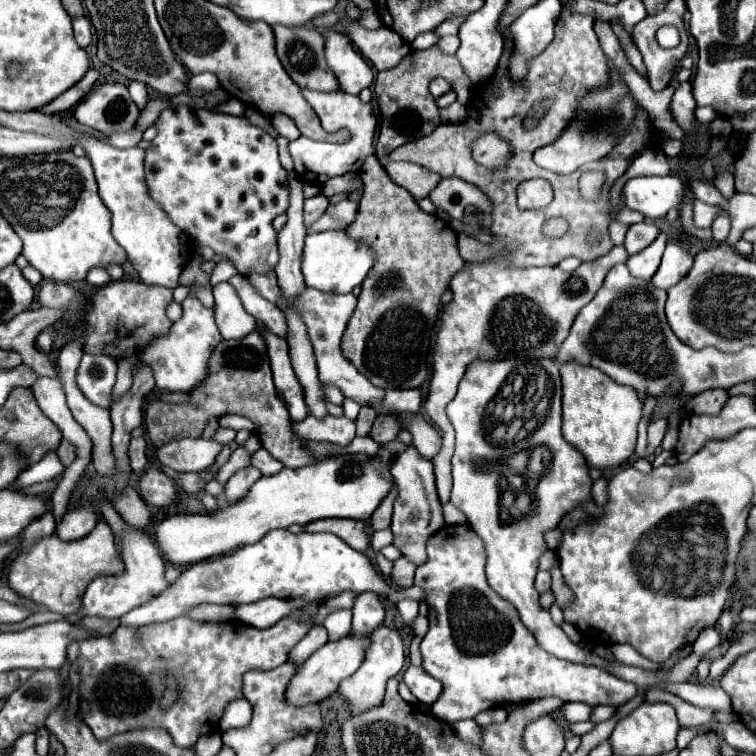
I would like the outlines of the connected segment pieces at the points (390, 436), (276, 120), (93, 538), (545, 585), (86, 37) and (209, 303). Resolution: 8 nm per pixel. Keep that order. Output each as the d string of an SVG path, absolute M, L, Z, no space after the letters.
M381 413L381 415L377 415L377 419L375 419L375 423L373 423L371 431L369 431L369 437L375 439L379 445L383 445L383 443L387 443L387 441L393 441L393 439L397 437L399 429L401 429L401 427L395 423L393 417Z
M273 115L273 127L277 129L277 133L281 135L281 137L287 137L289 141L295 141L301 133L297 131L297 127L295 127L295 123L287 117L287 115Z
M99 521L97 527L83 539L63 541L57 535L37 539L27 551L21 551L7 567L7 585L21 597L33 599L49 611L71 615L81 605L85 587L99 575L121 575L123 561L115 557L113 531L109 523Z
M539 571L537 573L537 577L535 577L535 589L539 593L545 593L545 591L551 589L551 575L549 575L549 571Z
M73 17L73 33L79 47L87 47L91 43L91 23L85 17Z
M199 285L191 286L191 292L196 294L196 297L201 301L201 303L207 308L213 308L214 299L212 290L208 288L203 288Z

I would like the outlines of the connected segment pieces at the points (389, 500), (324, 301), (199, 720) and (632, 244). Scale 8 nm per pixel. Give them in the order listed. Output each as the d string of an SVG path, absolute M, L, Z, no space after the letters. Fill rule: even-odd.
M393 481L391 483L391 491L385 495L385 499L381 501L381 505L375 509L375 513L373 513L373 517L371 517L371 525L373 525L373 529L377 531L377 529L387 529L389 525L391 525L391 513L393 513L393 501L395 501L395 497L397 497L397 487L395 487L397 483Z
M305 291L305 295L301 295L301 317L305 319L305 325L307 325L313 349L315 349L321 383L335 385L337 389L341 389L341 393L347 399L353 399L361 407L383 407L385 389L373 387L369 383L369 379L365 379L365 375L361 375L353 367L353 363L349 363L349 359L345 359L343 353L341 353L341 345L339 345L341 343L341 335L345 331L345 325L347 325L349 317L353 315L355 307L357 307L357 297L353 293L337 295L337 293Z
M343 591L341 595L333 595L325 603L319 605L315 617L303 617L297 619L295 615L283 617L275 625L267 629L257 629L239 621L233 623L197 623L189 617L177 617L167 623L153 623L153 627L141 627L141 631L133 631L131 627L117 627L113 635L109 637L91 637L73 641L67 647L67 659L71 663L77 663L81 669L81 685L79 685L79 697L83 707L83 721L93 731L97 739L105 739L115 733L123 733L129 729L139 727L165 727L173 741L181 747L193 747L203 733L213 733L219 725L219 719L225 711L225 707L233 701L243 697L243 675L247 671L259 669L259 671L271 671L287 661L287 653L291 647L301 641L307 631L315 625L323 625L323 619L339 609L351 609L357 599L355 591ZM169 669L179 677L179 699L177 703L161 711L159 699L163 693L161 683L155 679L155 671Z
M641 221L629 227L627 235L625 235L625 249L629 255L635 255L639 251L643 251L647 245L651 245L659 235L659 227L655 223L649 221Z

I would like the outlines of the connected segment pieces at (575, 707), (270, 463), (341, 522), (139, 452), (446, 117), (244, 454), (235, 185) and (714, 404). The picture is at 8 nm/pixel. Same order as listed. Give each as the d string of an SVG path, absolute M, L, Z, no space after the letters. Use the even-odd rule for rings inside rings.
M565 703L561 707L561 715L569 721L569 723L577 723L577 721L589 721L593 707L585 705L585 703Z
M261 447L257 453L253 453L253 467L257 467L263 475L273 475L273 473L279 473L283 469L283 463L273 459L269 455L269 451L265 451Z
M319 519L313 523L307 523L303 527L309 533L333 533L339 539L343 539L349 547L357 551L365 551L369 547L369 539L365 533L365 521L353 521L353 519Z
M143 437L137 439L137 443L133 445L129 445L129 461L131 461L131 469L133 469L133 473L137 473L137 475L141 475L143 471L145 471L145 467L147 467L147 445L146 441Z
M455 101L450 106L439 109L442 123L455 123L467 117L466 107Z
M237 447L233 453L231 453L231 457L229 457L229 461L219 469L219 481L225 485L225 481L231 477L231 473L233 471L237 471L237 469L241 469L241 467L247 467L247 465L251 465L251 451L247 451L245 447Z
M171 103L167 105L157 123L155 123L157 135L151 141L151 145L145 151L145 183L149 189L149 197L159 203L159 207L167 213L167 217L181 229L185 231L193 241L197 241L199 245L207 245L211 247L217 255L227 257L233 267L241 273L241 275L251 275L251 273L259 273L259 275L267 275L271 271L275 271L277 263L279 263L279 253L277 253L277 231L273 229L273 219L279 213L285 213L289 207L289 181L287 181L287 171L281 167L279 157L277 157L277 143L275 139L263 131L261 127L251 125L251 121L247 117L235 117L235 115L227 115L227 113L219 113L213 109L205 109L205 107L193 107L193 105L185 105L185 103Z
M709 389L695 397L691 397L685 405L689 413L703 413L703 415L717 415L717 411L723 409L729 395L725 389Z

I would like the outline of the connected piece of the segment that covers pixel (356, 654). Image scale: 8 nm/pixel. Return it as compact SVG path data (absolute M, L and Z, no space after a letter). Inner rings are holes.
M343 637L339 641L329 641L321 649L317 649L303 665L297 667L293 679L287 685L285 701L295 707L303 707L309 703L319 703L331 693L337 691L339 683L355 673L355 669L361 665L365 657L365 645L369 643L369 637Z

